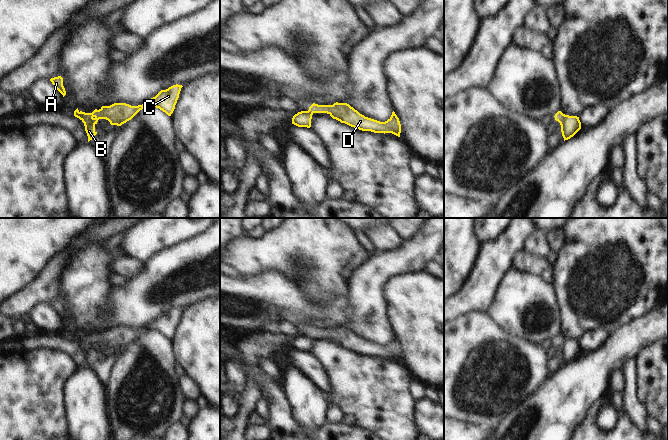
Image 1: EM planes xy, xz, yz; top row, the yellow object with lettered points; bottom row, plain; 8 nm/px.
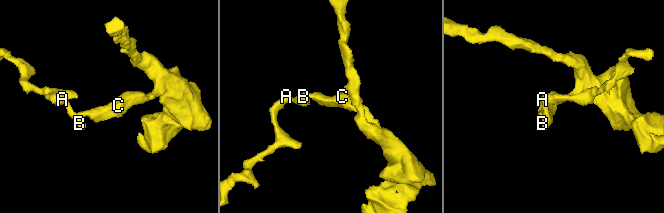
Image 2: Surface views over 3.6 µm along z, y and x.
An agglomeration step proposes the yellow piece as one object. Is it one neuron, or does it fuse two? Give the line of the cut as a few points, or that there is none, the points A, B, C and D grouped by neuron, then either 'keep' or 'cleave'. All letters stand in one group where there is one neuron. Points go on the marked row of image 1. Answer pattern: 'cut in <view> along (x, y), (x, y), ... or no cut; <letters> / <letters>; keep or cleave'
cut in xy along (86, 113), (89, 117), (98, 119); A B / C D; cleave

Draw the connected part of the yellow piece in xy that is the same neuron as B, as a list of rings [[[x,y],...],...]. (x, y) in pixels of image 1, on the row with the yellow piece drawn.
[[[78,108],[74,111],[74,116],[84,123],[89,142],[97,134],[95,131],[95,125],[97,124],[98,119],[89,118],[87,113],[79,111]]]

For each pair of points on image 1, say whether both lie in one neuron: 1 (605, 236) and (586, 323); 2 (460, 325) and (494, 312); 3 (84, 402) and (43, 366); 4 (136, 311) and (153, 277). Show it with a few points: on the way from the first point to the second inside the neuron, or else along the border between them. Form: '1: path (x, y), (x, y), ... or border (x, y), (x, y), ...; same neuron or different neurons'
1: path (581, 257), (574, 260), (564, 285), (566, 302); same neuron
2: border (487, 312), (504, 331); different neurons
3: border (77, 367), (63, 387), (65, 408); different neurons
4: path (138, 303), (146, 295), (146, 291), (151, 285); same neuron

